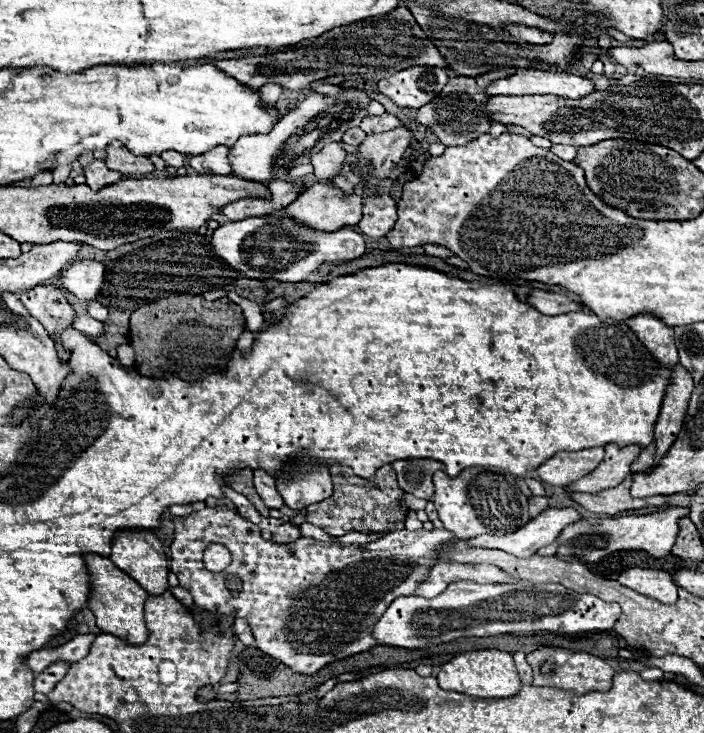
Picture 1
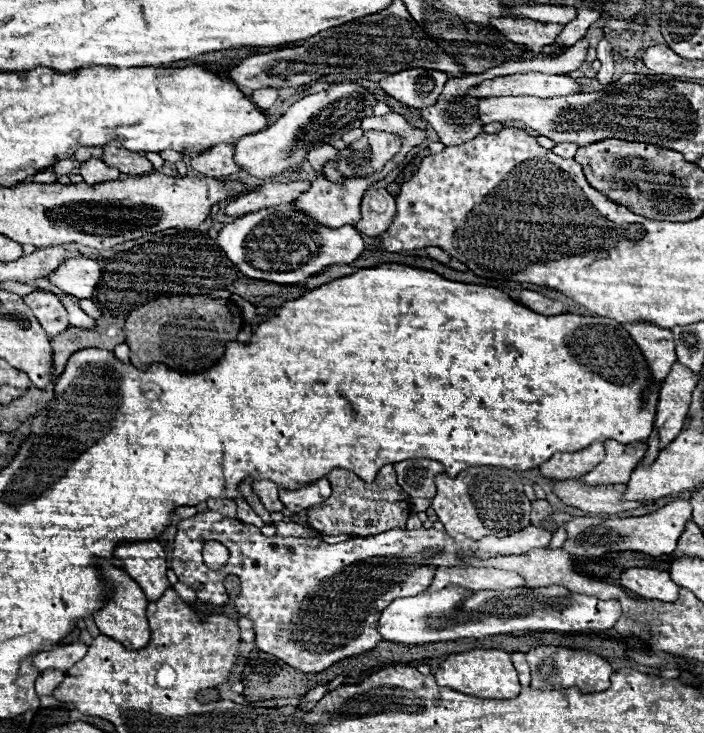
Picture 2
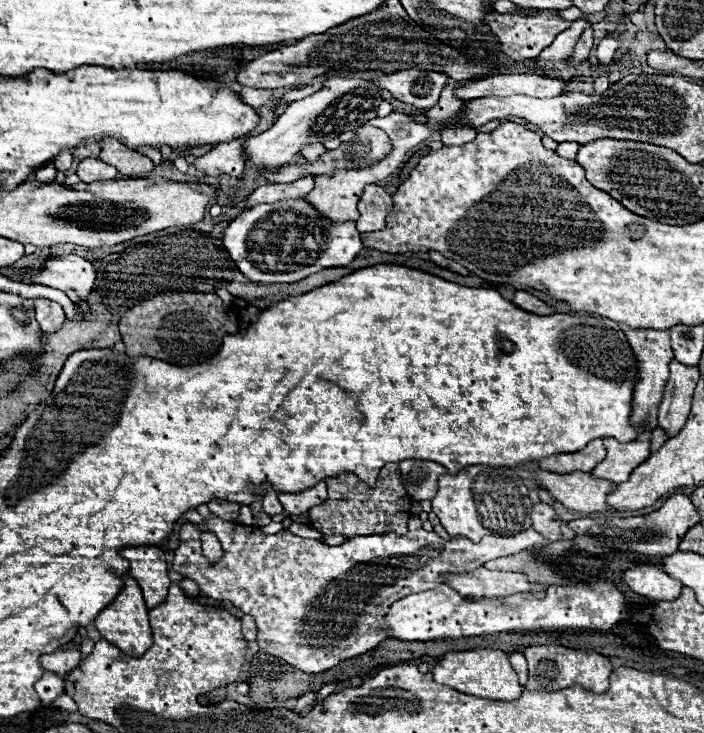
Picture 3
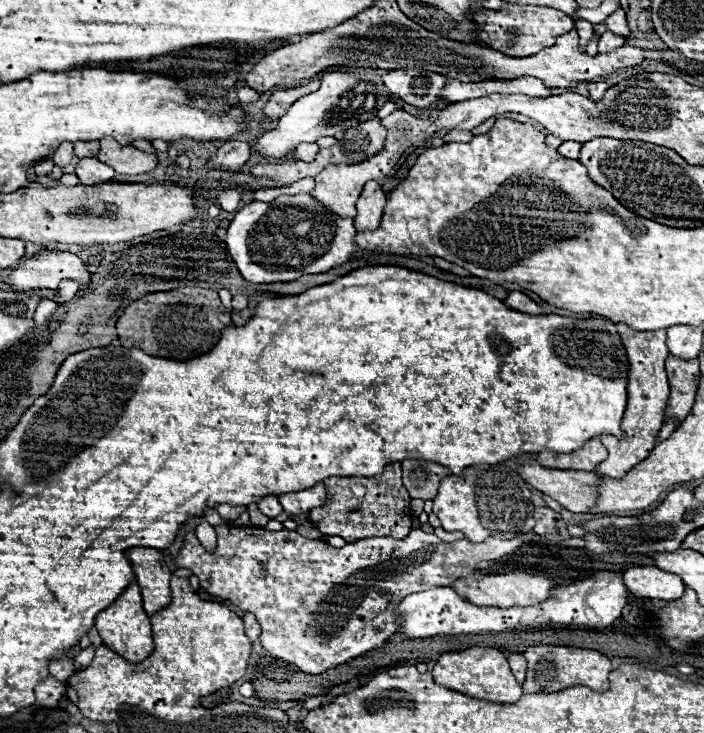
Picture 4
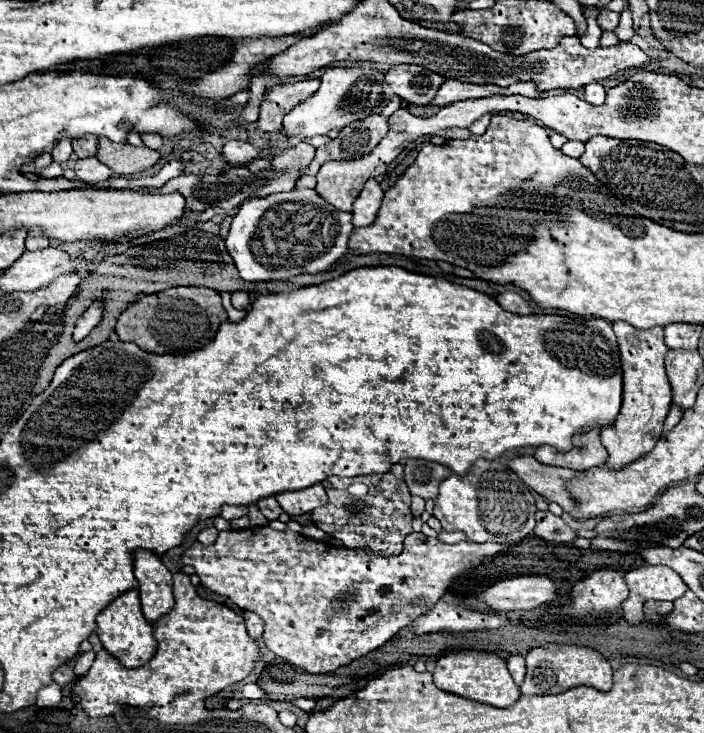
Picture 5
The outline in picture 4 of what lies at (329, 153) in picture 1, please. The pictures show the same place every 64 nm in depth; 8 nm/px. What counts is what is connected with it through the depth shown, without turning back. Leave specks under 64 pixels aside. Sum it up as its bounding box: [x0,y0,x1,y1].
[288,142,318,162]

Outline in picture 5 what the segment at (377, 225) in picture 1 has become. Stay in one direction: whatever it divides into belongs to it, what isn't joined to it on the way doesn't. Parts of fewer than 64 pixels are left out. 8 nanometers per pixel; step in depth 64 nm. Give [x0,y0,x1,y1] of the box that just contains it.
[352,178,384,228]

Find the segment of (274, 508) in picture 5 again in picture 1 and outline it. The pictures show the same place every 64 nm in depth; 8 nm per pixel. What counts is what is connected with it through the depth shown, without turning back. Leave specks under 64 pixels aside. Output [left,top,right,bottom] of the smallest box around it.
[254,470,284,510]

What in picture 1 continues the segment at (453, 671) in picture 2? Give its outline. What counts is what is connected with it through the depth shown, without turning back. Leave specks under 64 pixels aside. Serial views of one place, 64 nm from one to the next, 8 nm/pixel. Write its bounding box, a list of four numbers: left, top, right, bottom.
[436,650,522,698]

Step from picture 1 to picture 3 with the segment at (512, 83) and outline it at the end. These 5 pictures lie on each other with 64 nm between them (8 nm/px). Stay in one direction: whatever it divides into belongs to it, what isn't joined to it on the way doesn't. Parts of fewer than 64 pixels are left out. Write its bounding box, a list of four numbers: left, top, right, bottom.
[454,74,566,100]

